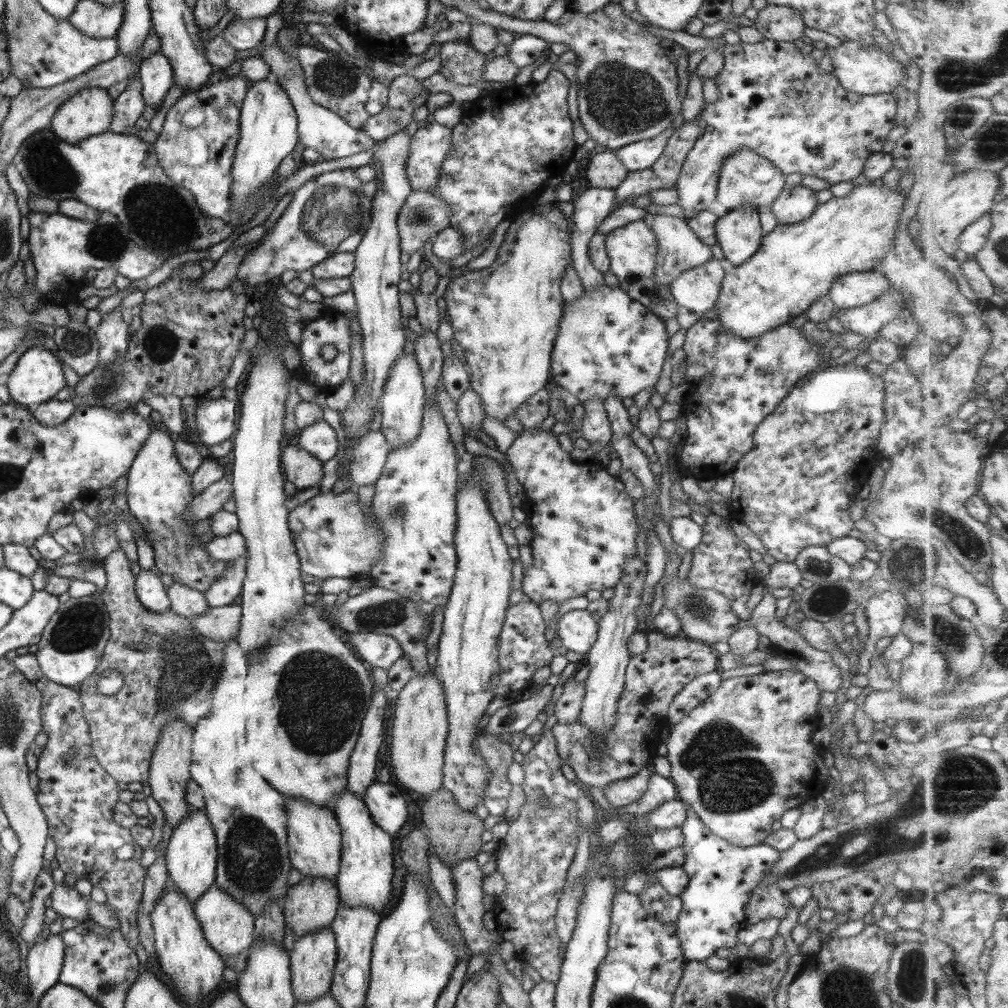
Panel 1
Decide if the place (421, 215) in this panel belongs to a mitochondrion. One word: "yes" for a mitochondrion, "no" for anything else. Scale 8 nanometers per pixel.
yes

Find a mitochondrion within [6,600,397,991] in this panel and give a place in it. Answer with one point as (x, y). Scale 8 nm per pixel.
(319, 695)

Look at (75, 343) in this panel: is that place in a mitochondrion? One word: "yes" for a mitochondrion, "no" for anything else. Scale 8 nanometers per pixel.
yes

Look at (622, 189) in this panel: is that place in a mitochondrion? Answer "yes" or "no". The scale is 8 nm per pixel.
no

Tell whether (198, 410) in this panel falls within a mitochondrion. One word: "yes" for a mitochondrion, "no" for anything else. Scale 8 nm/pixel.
no

